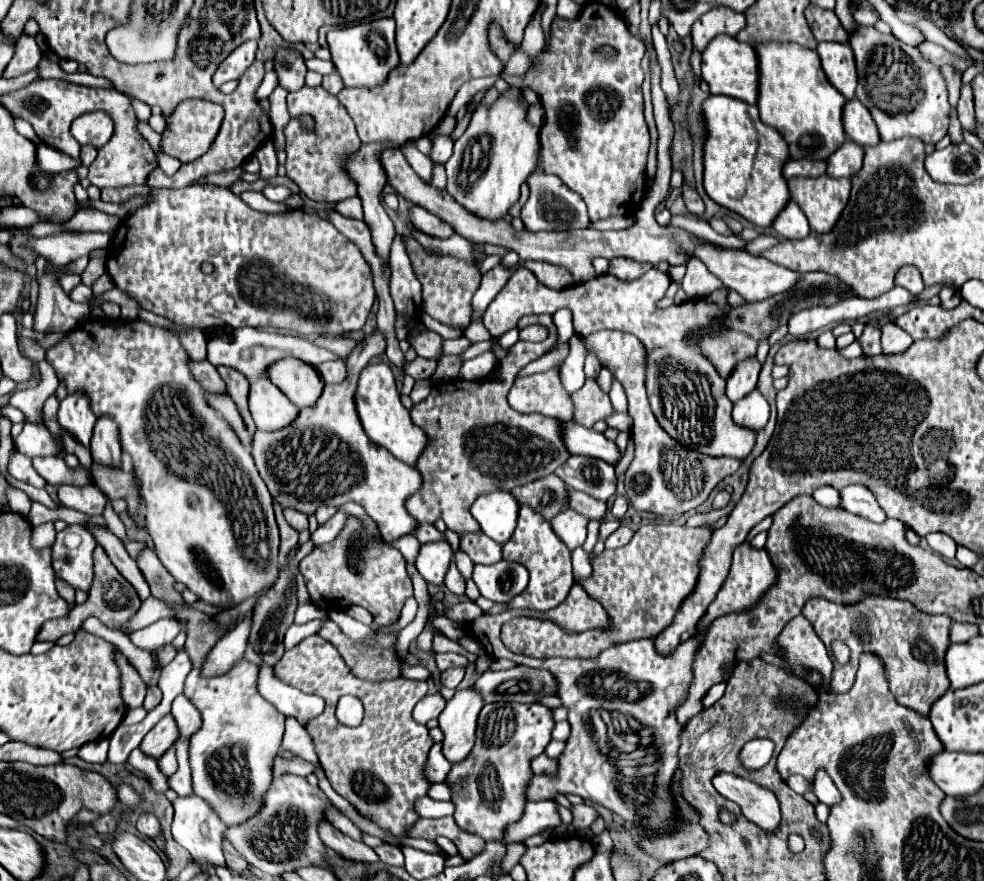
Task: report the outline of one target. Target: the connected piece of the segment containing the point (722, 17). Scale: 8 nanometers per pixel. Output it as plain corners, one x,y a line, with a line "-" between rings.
715,8
713,12
707,12
705,16
701,16
697,24
693,24
693,32
691,32
693,46
699,50
705,50
705,46
717,34
735,36
745,28
745,24
747,24
745,14
737,14
729,8

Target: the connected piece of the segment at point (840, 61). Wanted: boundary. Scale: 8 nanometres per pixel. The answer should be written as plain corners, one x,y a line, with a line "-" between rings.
819,42
817,52
821,56
821,64
827,80
845,98
853,98
857,86
857,70
853,64
853,50
849,48
849,44

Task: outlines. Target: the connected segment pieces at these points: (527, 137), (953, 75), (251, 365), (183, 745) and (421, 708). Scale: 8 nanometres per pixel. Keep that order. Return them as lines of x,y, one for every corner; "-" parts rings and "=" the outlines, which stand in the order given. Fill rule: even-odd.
507,88
493,104
483,104
475,110
469,128
465,134
455,142
453,156
447,160
447,192
465,208
475,212
481,218
497,220
503,218
511,204
519,198
519,188
527,180
527,176
537,166
537,152
539,152
539,128
527,120
527,106
525,96
519,88
-
481,136
489,136
489,144
481,140
=
943,66
943,76
947,80
947,88
949,88
949,102
955,108
959,100
959,88
961,88
961,74
957,74
951,66
=
239,328
239,330
233,330
233,336
229,336
229,334
217,336
217,338
209,340
209,344
207,344
207,360
213,366
231,366
231,368
239,370
241,374
245,374
247,380
257,380
259,376
263,376
263,372
269,364
273,364
275,360
285,358
285,356
299,358
311,366
317,366
327,360
337,360
337,356
333,352
329,352
325,348
317,348
315,344
311,344
309,340
305,340
301,336
265,332
261,328
=
180,737
176,742
178,770
168,778
170,788
179,796
190,796
193,794
191,769
189,766
189,740
189,737
=
427,694
413,710
413,718
419,724
427,724
431,718
439,718
445,708
445,698
441,694

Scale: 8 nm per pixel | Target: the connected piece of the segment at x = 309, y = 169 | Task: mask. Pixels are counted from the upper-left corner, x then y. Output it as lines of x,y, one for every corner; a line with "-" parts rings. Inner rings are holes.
303,86
298,92
289,92
287,108
291,114
291,122
285,128
286,138
286,173
295,180
301,192
315,202
339,202
357,194
357,185
346,172
341,172
341,160
353,152
353,148
361,146
361,140
355,132
355,124
351,116
341,108
339,100
323,90
321,86
309,88
-
303,114
313,116
313,130
307,130
301,122

